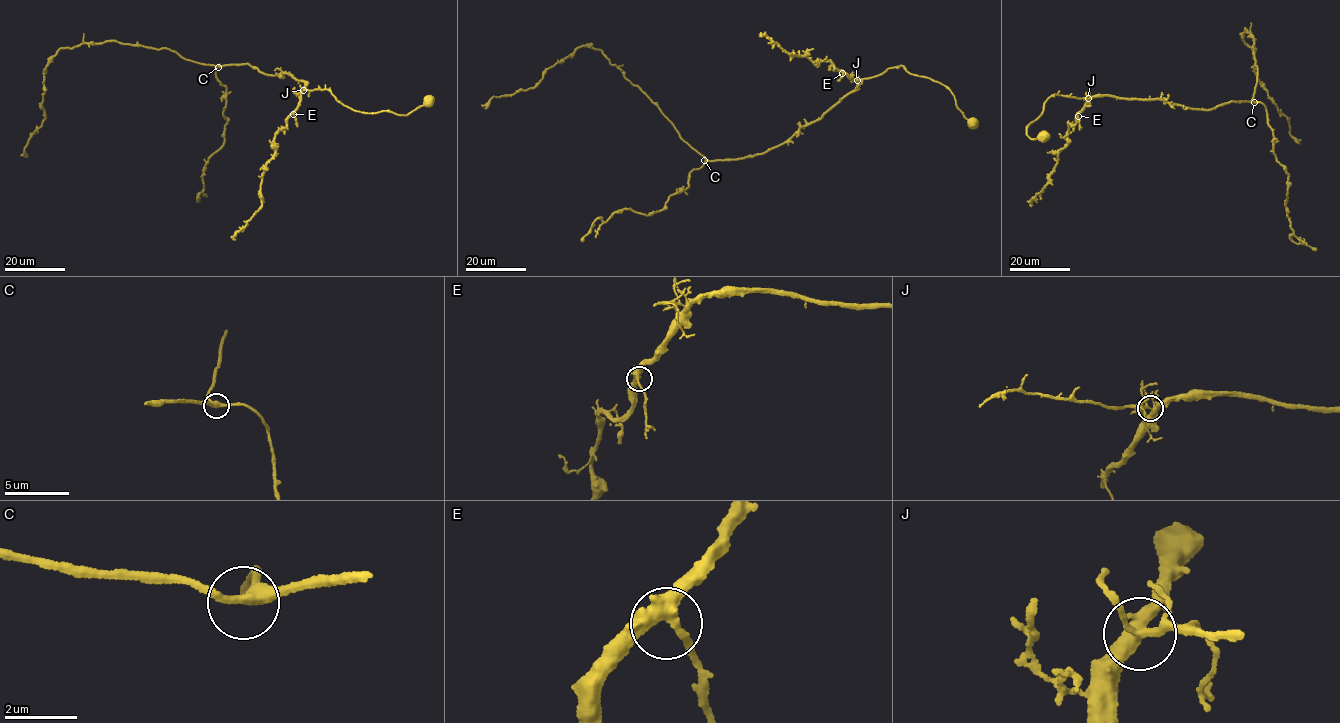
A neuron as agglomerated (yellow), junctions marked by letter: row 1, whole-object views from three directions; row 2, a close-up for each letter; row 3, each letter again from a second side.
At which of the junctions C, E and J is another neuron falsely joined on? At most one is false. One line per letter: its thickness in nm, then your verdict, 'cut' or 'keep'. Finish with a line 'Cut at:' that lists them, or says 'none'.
C: 300 nm thick; keep
E: 360 nm thick; keep
J: 320 nm thick; keep
Cut at: none

